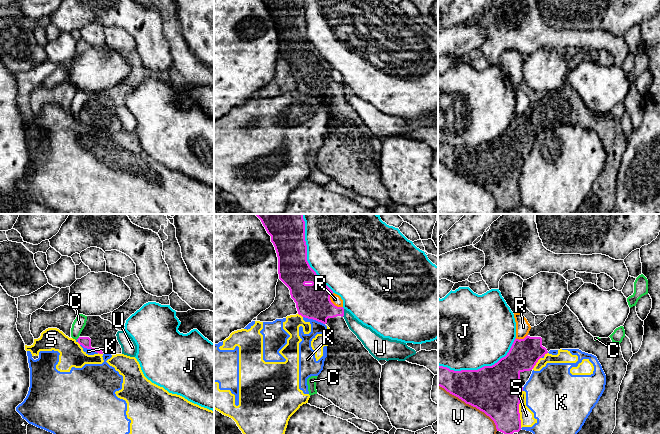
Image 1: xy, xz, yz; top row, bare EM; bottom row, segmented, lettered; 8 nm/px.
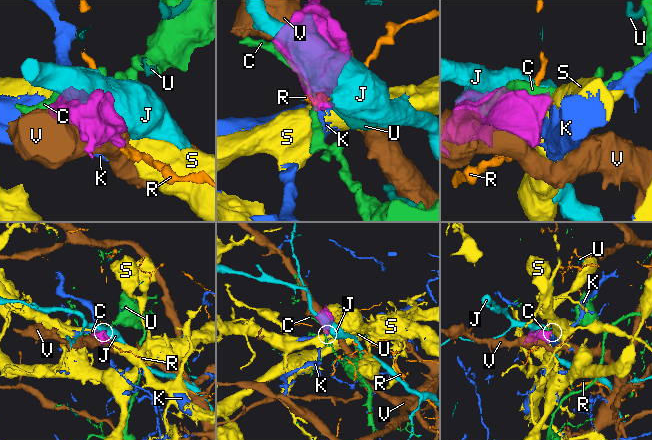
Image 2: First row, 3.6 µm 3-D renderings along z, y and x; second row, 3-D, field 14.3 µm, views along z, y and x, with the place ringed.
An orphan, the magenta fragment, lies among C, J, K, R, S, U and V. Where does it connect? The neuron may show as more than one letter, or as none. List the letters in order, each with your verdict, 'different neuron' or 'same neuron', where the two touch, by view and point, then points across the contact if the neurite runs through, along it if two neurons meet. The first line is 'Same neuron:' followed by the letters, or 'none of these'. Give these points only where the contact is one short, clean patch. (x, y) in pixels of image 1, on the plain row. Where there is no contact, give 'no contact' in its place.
Same neuron: none of these
C: different neuron; meets magenta in xy at (78, 114)
J: different neuron; meets magenta in yz at (480, 144)
K: different neuron; meets magenta in xz at (314, 95)
R: different neuron; meets magenta in xz at (332, 79)
S: different neuron; meets magenta in yz at (518, 185)
U: different neuron; meets magenta in xz at (343, 89); border along xz (344, 85), (342, 92)
V: different neuron; meets magenta in yz at (470, 180)

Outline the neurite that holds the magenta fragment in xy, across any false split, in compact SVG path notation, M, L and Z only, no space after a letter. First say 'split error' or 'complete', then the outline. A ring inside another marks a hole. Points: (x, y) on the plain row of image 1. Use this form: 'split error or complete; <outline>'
split error; M87 92L86 101L77 116L84 124L99 130L122 130L116 112L118 107L110 97L100 92Z

